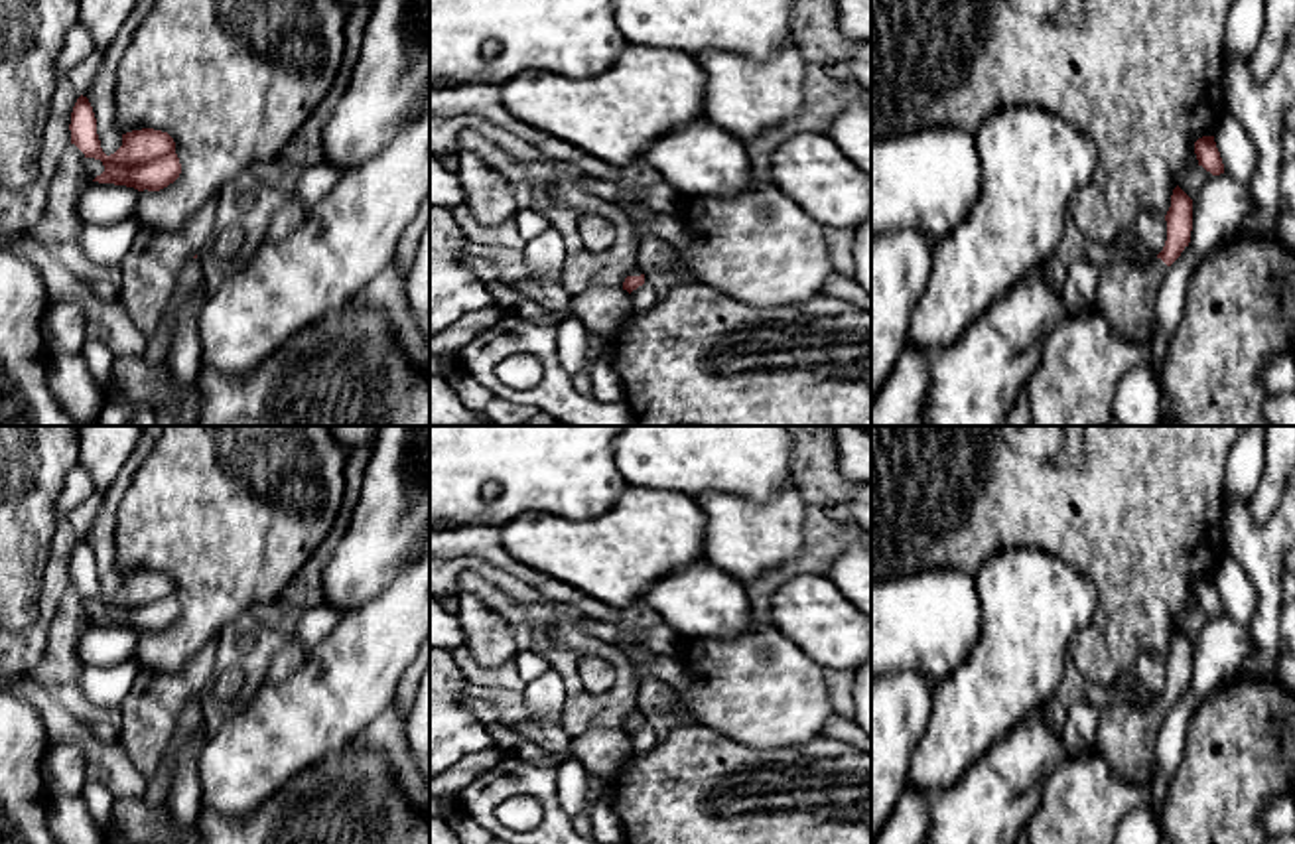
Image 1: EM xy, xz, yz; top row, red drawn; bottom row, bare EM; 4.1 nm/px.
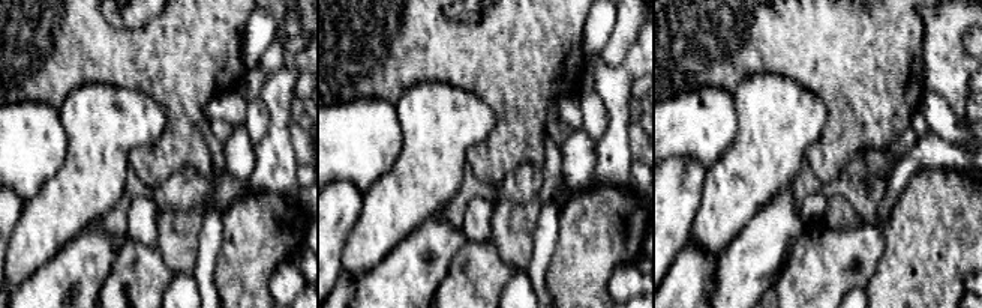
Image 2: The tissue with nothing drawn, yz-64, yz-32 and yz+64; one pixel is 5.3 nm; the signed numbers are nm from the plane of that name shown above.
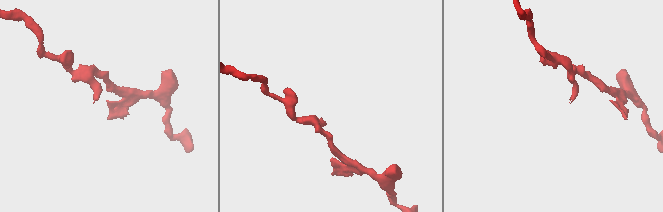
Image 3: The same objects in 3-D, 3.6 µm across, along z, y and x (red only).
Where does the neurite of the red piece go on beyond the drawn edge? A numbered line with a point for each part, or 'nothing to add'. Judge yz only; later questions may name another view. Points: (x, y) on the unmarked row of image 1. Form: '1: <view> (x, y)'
1: yz (1126, 736)

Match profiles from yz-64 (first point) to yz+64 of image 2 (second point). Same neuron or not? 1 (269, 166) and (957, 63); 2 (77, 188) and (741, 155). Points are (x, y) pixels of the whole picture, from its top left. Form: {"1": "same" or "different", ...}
{"1": "same", "2": "same"}

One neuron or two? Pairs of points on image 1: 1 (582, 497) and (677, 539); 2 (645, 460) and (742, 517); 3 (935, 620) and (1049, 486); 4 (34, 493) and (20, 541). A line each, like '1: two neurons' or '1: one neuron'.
1: two neurons
2: two neurons
3: two neurons
4: one neuron

